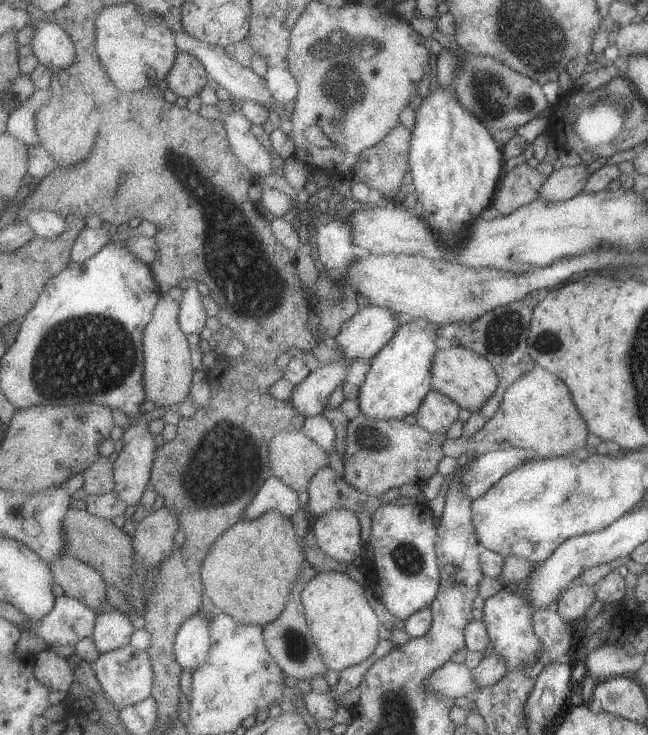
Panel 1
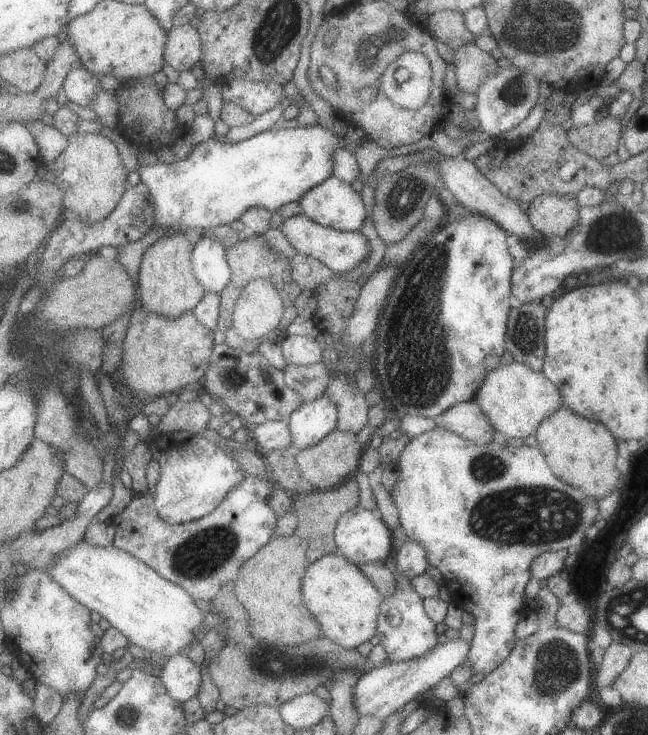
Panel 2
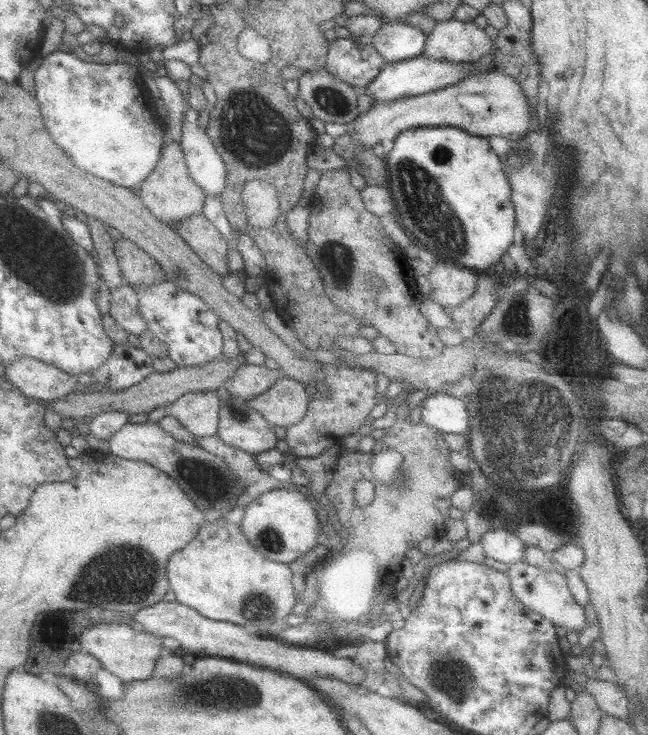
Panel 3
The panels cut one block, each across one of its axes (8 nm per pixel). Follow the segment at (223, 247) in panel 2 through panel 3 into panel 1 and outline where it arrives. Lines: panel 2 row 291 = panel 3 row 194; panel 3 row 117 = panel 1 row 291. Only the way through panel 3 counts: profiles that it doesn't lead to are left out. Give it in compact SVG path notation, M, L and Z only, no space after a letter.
M193 284L183 292L179 320L183 332L188 336L201 334L208 327L208 312L203 297Z

